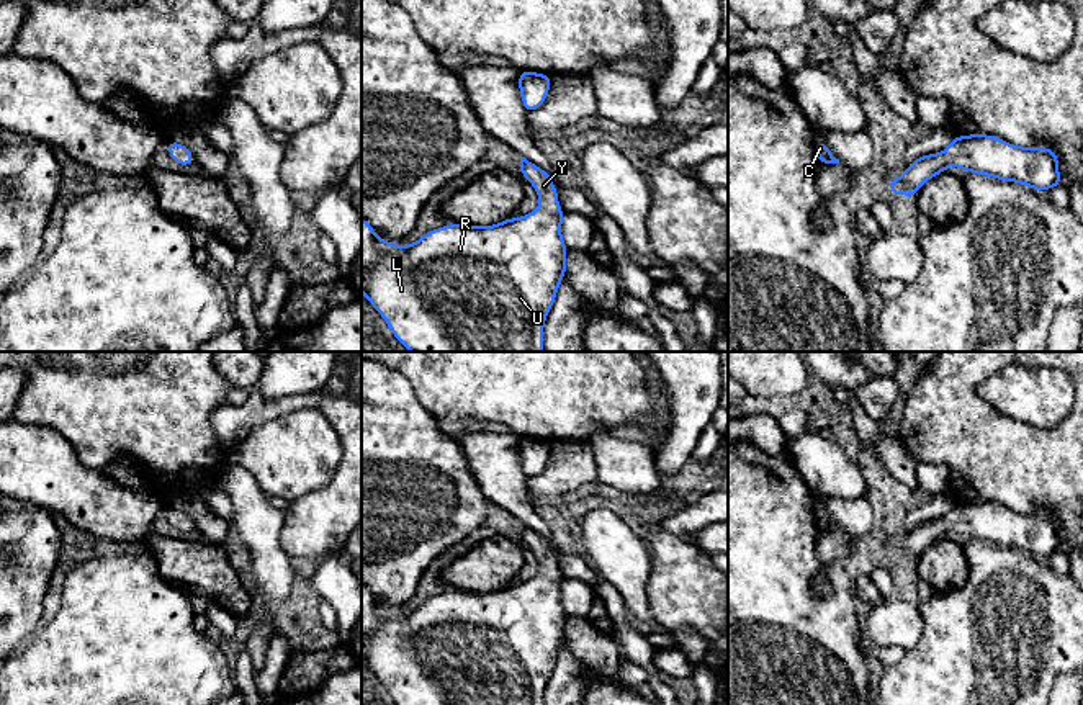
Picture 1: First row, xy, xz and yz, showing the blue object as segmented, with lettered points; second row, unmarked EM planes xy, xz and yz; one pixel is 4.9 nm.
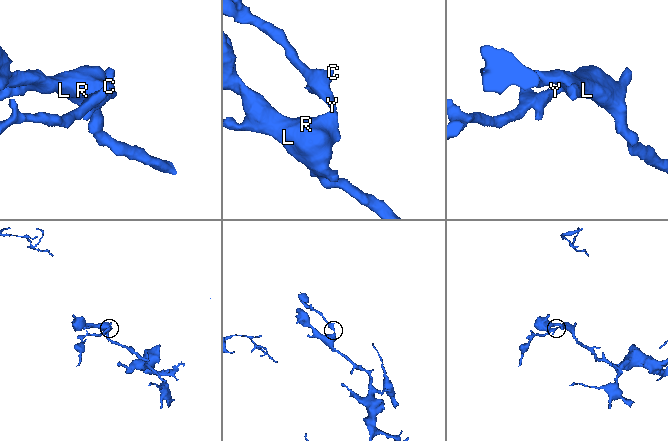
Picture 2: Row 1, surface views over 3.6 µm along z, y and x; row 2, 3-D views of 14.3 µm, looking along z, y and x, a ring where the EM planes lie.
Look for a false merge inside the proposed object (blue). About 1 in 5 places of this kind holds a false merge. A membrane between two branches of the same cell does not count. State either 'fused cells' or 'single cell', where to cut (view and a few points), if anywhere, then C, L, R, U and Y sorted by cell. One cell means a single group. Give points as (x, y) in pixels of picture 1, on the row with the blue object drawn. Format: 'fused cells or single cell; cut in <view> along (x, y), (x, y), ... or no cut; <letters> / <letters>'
single cell; no cut; C L R U Y

